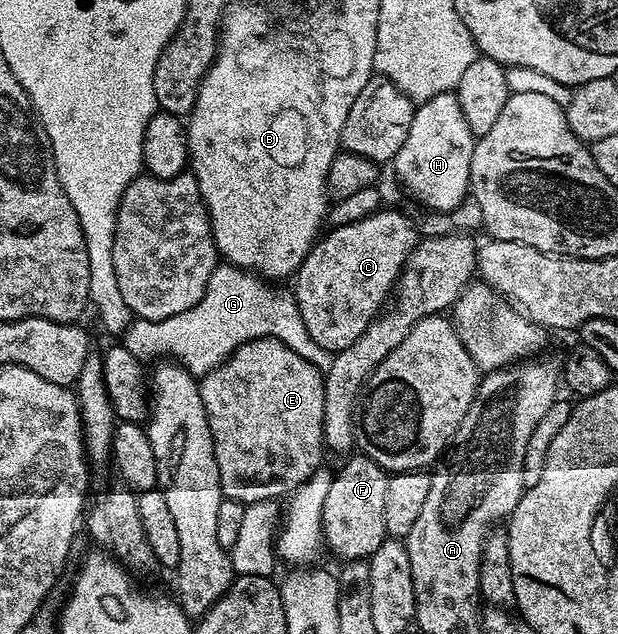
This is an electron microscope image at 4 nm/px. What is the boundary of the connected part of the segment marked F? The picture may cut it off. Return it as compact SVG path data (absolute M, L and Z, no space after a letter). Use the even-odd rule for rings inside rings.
M360 454L350 455L345 462L341 469L336 469L331 486L327 490L327 499L323 502L323 544L328 551L330 548L338 556L338 561L368 561L387 538L383 509L390 473L371 458Z

